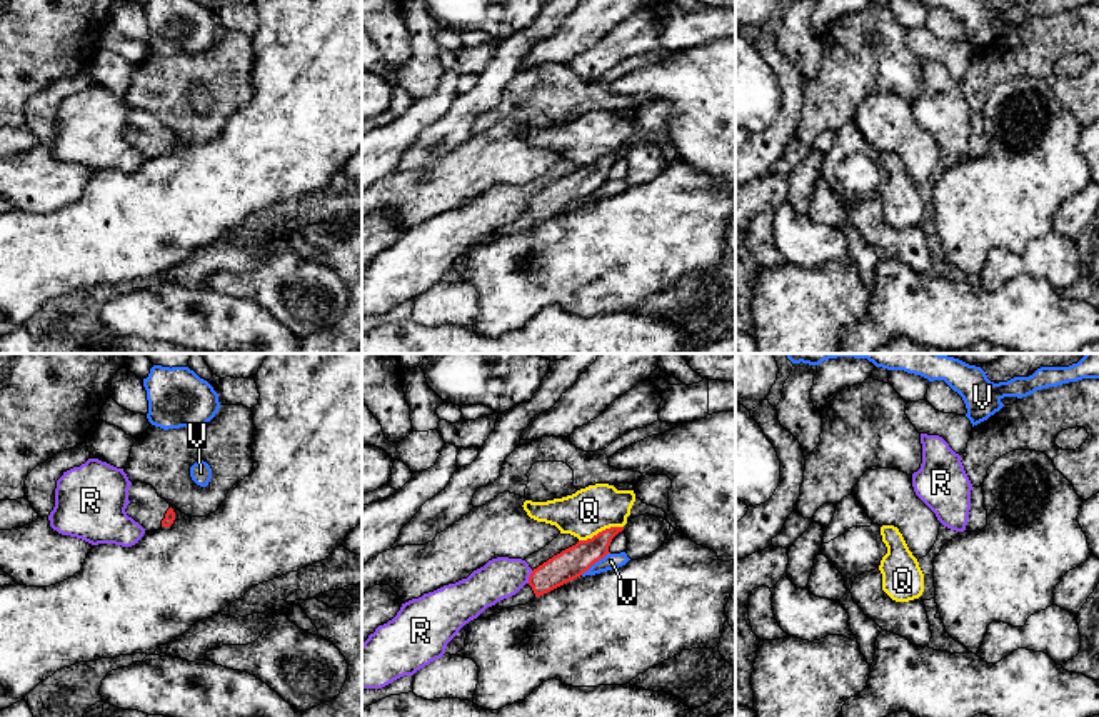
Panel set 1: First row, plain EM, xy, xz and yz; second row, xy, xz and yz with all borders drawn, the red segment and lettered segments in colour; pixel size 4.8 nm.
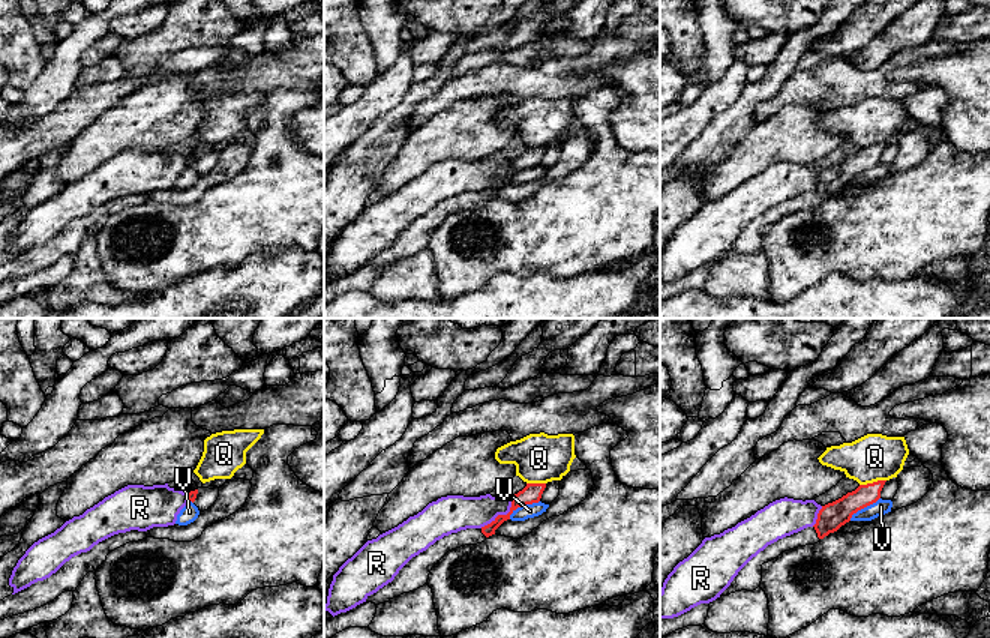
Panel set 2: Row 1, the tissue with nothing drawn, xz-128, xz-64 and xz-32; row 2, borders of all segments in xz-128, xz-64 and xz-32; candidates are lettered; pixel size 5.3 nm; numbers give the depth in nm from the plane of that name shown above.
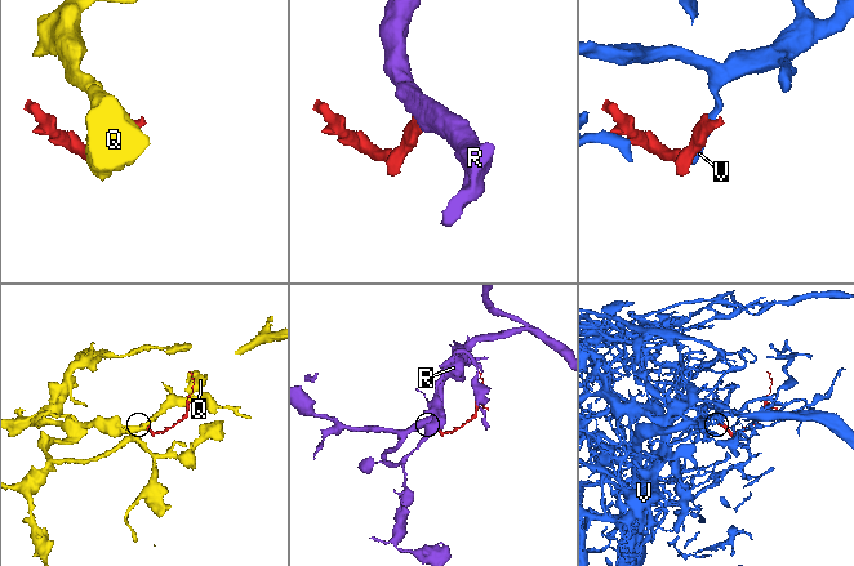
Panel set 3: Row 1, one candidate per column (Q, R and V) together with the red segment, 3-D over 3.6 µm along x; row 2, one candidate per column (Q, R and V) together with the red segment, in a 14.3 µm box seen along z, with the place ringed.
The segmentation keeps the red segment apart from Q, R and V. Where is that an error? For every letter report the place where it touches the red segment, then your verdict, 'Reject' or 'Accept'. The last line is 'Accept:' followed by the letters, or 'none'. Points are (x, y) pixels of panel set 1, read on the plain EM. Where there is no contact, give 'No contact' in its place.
Q: Touches red at xz (602, 157). Reject
R: Touches red at xz (529, 204). Reject
V: Touches red at xz (594, 189). Reject
Accept: none

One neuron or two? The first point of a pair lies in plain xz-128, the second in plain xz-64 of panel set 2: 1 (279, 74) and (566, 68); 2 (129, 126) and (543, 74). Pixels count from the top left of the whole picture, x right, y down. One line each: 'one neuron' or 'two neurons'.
1: one neuron
2: two neurons

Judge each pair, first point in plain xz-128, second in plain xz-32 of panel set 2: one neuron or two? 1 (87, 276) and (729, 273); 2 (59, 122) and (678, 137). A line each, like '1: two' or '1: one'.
1: one
2: two

